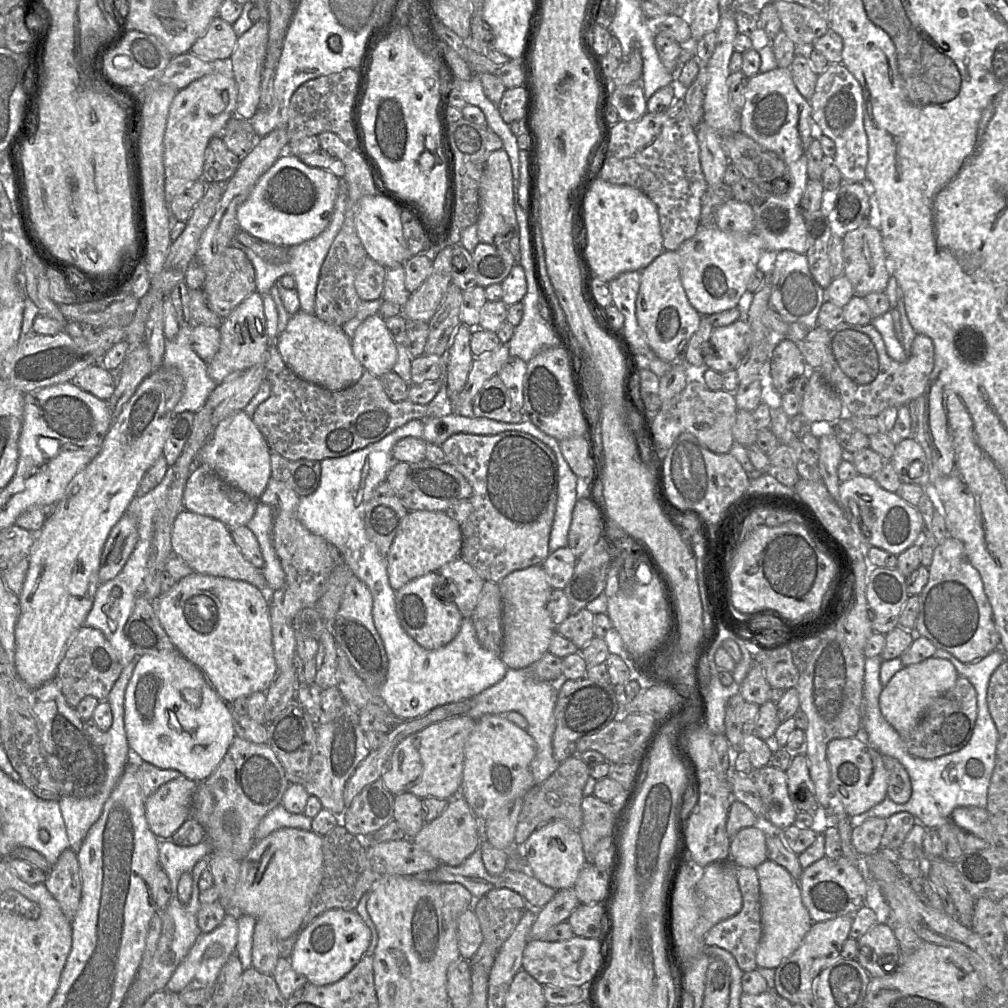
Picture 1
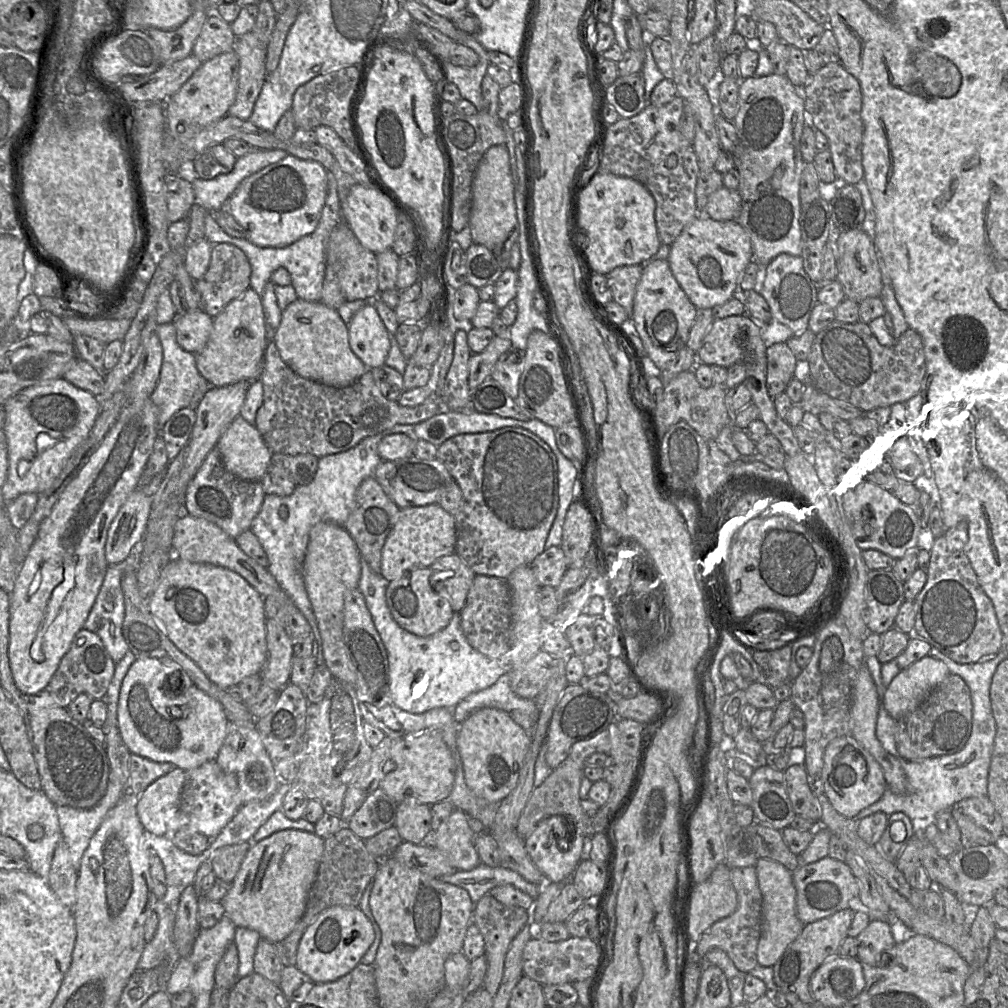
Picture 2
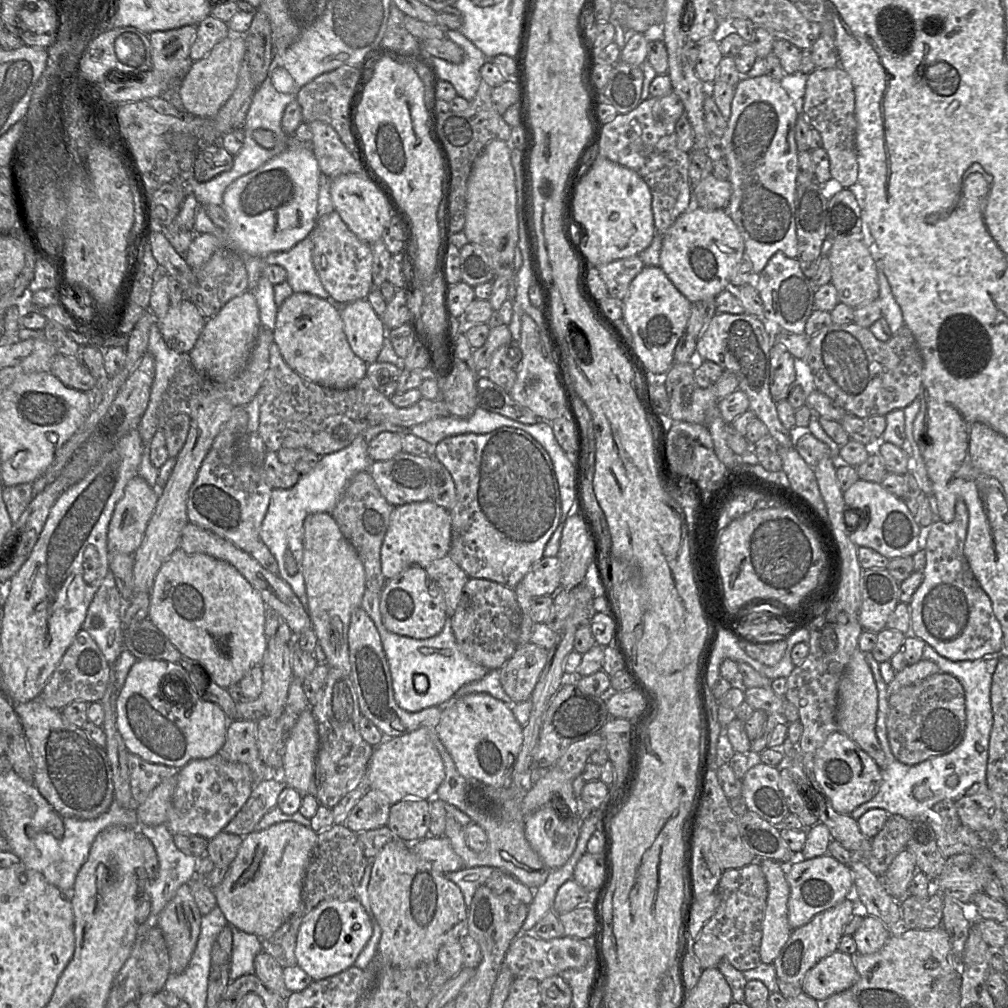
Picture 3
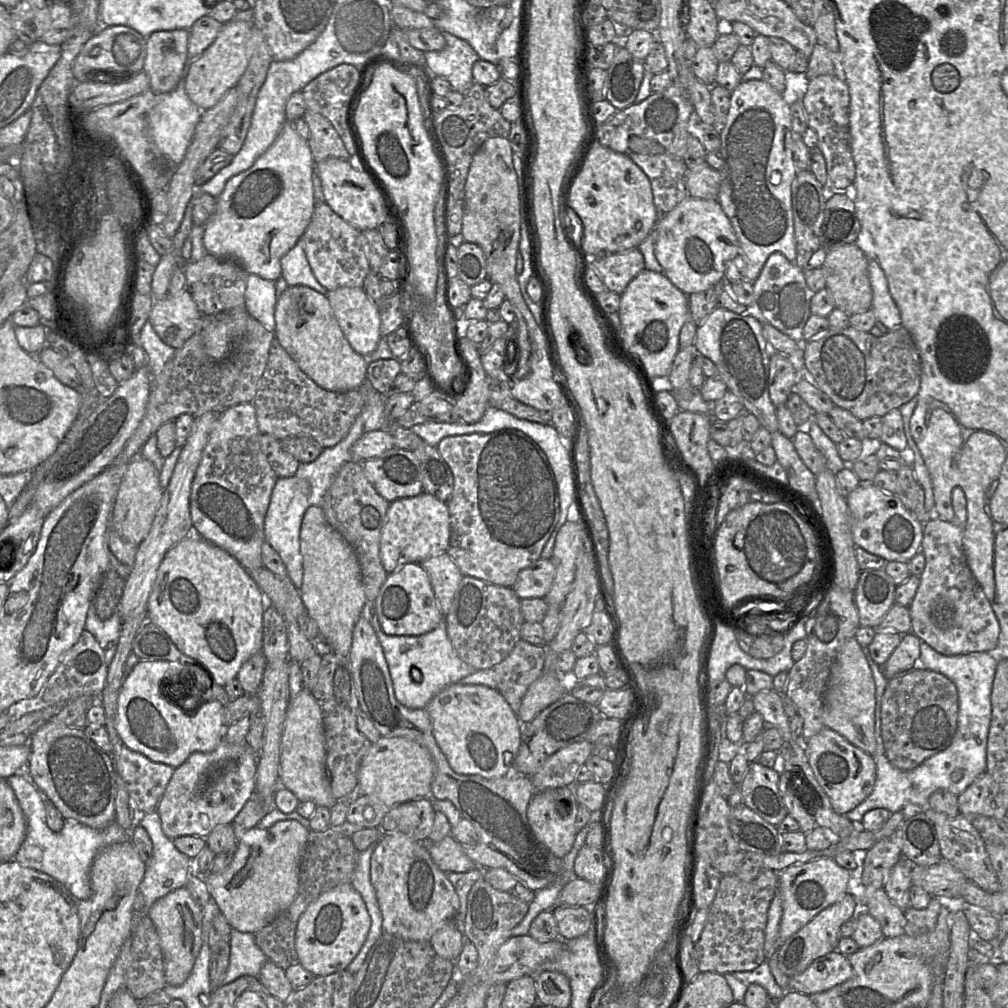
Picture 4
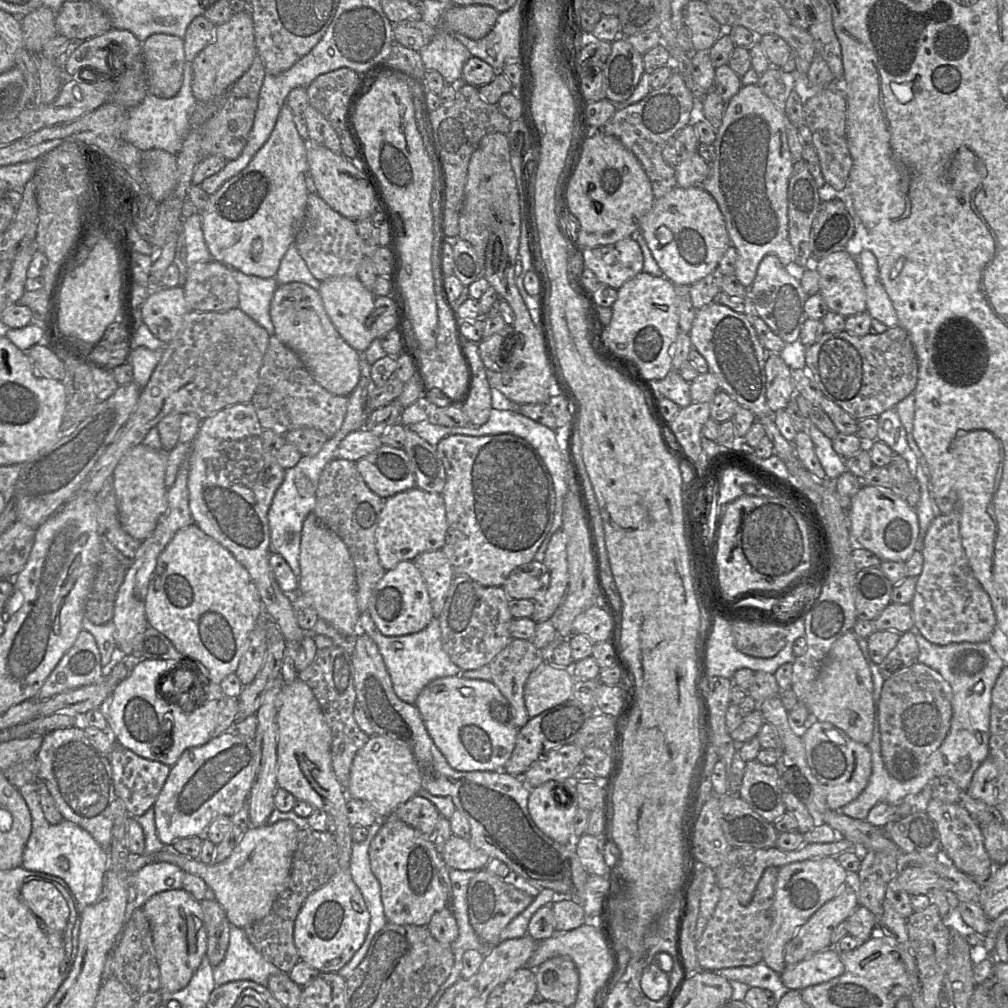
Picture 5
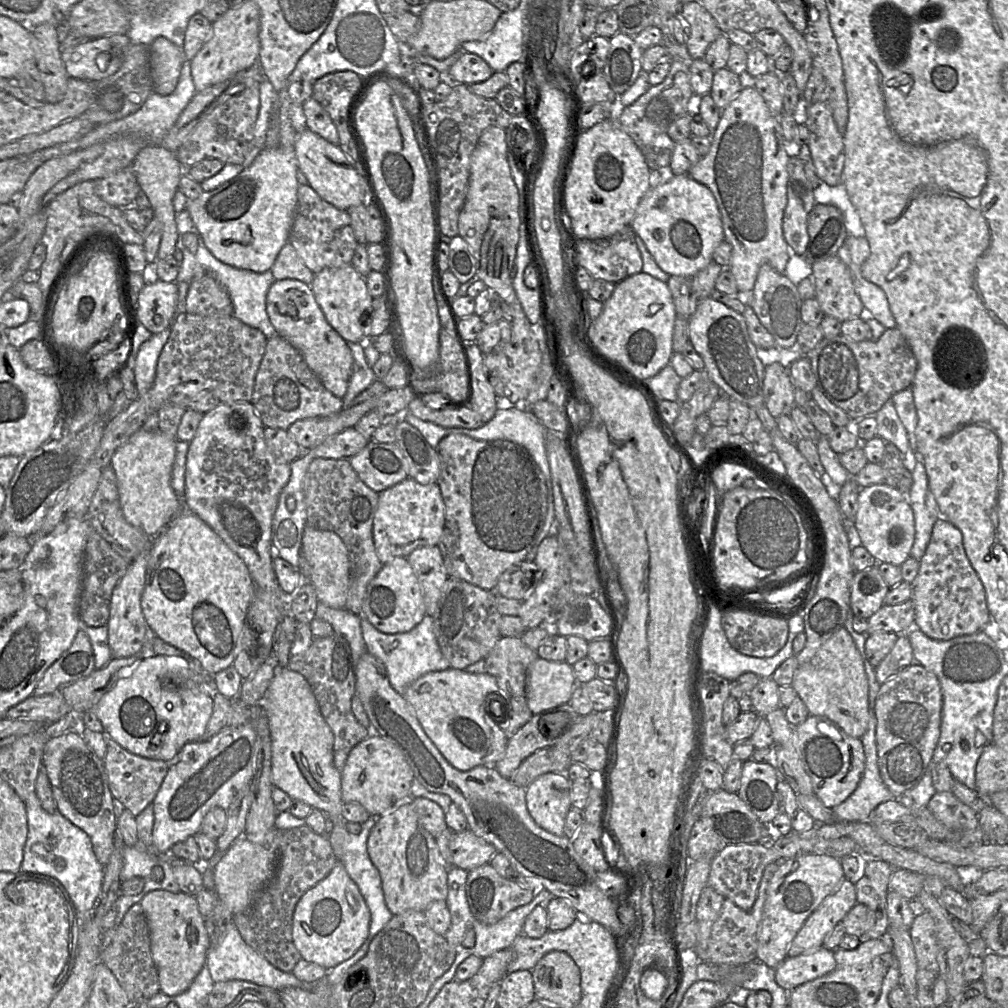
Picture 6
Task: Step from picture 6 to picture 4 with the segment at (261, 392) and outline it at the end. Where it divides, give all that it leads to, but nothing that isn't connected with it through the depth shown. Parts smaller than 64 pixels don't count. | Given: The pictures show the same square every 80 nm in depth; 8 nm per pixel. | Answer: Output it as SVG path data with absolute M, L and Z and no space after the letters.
M275 337L252 404L261 435L267 434L279 441L287 437L308 436L325 449L347 436L365 401L359 389L331 392L319 387L298 367Z

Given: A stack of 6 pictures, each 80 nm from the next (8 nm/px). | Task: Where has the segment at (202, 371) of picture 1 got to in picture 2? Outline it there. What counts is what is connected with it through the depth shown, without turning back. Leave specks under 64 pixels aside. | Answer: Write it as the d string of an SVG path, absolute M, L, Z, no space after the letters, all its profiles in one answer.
M173 323L158 324L155 331L160 339L163 360L158 383L150 396L158 412L160 433L162 427L178 411L184 408L196 410L205 394L212 388L198 372L195 354L184 351L176 341L176 330Z

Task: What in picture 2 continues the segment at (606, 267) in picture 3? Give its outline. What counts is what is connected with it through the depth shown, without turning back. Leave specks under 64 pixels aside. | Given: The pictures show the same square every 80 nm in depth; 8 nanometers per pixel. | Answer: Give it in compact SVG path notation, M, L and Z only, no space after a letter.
M640 264L622 265L614 268L611 272L606 274L606 279L613 295L613 300L626 310L629 315L629 323L632 317L636 285L641 277L642 270L643 265Z

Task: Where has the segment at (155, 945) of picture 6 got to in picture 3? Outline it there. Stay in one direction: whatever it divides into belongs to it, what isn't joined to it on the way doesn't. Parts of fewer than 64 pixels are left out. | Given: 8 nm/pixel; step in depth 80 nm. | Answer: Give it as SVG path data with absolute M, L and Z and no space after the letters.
M182 885L157 919L168 948L170 973L187 968L200 935L201 920L190 886Z

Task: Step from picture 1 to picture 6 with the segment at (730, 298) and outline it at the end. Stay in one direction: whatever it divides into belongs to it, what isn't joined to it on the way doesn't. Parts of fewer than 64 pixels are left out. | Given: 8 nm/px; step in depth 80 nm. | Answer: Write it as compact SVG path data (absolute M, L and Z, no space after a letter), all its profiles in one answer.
M689 174L674 175L667 182L650 188L640 201L630 226L641 237L656 264L670 276L694 276L713 260L715 248L725 240L721 214L711 190Z

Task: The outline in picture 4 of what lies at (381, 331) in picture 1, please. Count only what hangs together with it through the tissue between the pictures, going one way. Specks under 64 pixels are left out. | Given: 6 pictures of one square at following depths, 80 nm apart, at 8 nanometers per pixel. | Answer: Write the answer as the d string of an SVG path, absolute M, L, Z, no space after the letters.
M339 287L326 297L352 349L362 356L374 352L381 338L380 315L364 289Z

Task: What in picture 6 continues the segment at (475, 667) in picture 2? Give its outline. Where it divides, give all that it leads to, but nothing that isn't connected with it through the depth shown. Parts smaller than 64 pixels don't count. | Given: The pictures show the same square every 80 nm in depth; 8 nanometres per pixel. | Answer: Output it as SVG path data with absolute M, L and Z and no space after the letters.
M426 614L418 625L407 632L383 633L366 618L361 619L361 630L367 652L384 664L391 686L402 696L408 686L425 673L442 671L450 667L438 645L434 631L434 619L430 615Z

